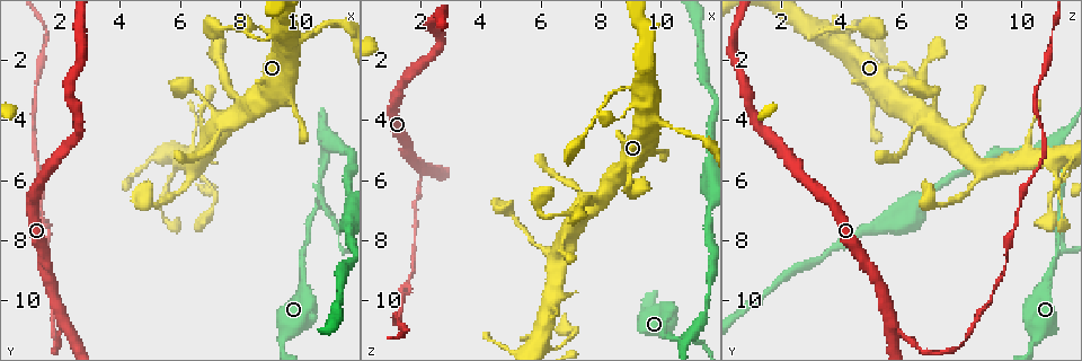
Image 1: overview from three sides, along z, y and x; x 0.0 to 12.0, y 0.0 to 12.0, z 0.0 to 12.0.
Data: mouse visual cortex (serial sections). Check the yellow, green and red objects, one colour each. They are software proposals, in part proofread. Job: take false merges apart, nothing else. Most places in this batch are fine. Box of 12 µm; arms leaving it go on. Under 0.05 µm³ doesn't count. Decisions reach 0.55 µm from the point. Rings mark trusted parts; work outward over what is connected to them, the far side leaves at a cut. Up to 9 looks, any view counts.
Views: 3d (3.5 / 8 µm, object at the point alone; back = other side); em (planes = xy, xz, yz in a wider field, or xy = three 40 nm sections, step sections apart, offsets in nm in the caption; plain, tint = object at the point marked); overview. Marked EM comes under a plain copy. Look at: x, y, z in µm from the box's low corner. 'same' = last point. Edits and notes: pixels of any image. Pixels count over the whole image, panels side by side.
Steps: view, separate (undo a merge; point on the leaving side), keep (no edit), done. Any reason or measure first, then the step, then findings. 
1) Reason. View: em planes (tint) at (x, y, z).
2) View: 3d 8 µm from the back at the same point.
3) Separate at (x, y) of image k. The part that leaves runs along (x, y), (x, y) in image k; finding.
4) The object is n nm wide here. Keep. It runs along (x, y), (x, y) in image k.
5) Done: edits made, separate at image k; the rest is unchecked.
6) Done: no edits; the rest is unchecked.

Four or more arms meet. View: 3d 8 µm at (7.3, 3.7, 7.2).

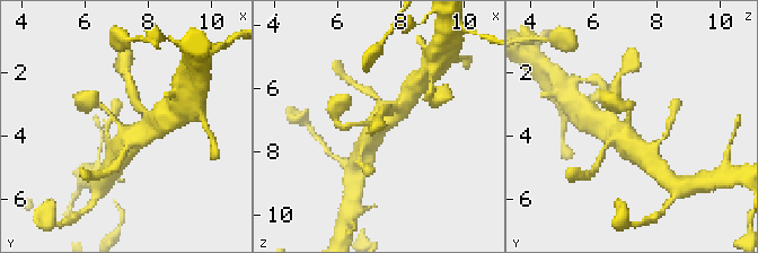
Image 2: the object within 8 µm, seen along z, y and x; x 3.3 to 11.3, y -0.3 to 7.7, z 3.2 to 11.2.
4 arms meet here; the arms are 150, 200, 600, 600 nm wide. View: em xy step 5 (tint) at (7.2, 3.9, 7.1).

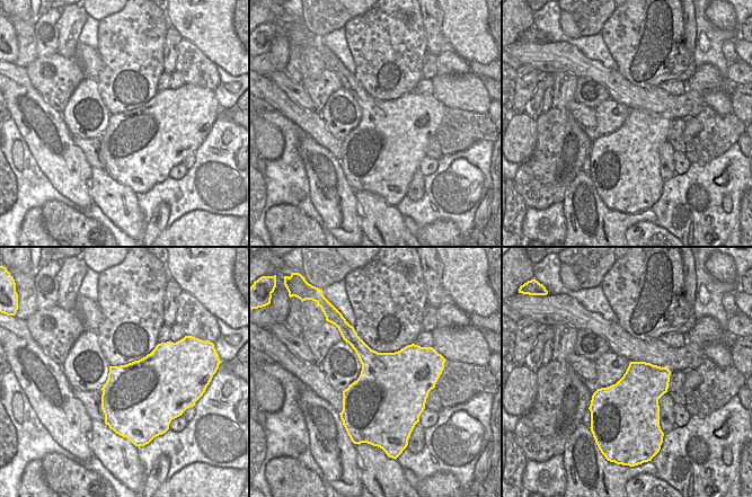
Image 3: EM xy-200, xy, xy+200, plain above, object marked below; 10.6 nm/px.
Keep. It runs along (406, 103), (380, 120), (369, 140) in image 2; one cell here.

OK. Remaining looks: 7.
View: 3d 8 µm at (9.1, 1.2, 3.0).

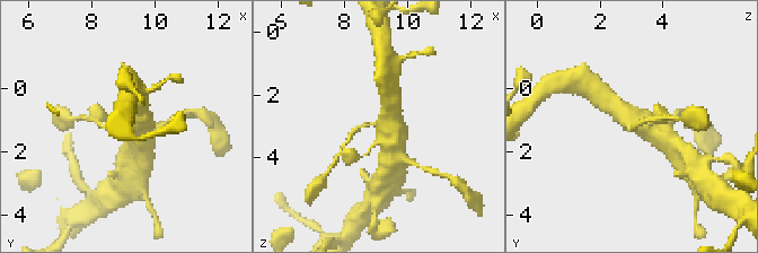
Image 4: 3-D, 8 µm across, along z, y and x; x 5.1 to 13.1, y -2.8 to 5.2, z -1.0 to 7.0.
View: em xy step 3 (tint) at (9.1, 1.2, 3.0).

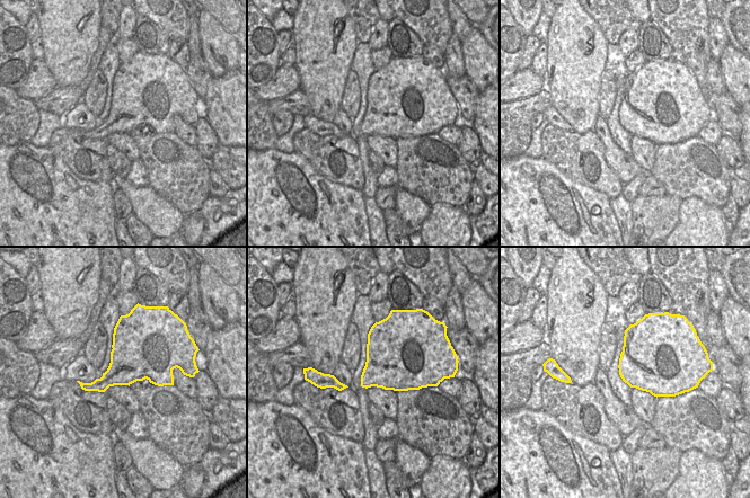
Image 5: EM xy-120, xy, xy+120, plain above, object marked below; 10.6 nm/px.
The object is 600 nm wide here. Keep. It runs along (662, 136), (610, 104) in image 4; all the same cell.

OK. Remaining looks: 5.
Thin neck. View: 3d 3.5 µm at (1.4, 7.1, 9.8).

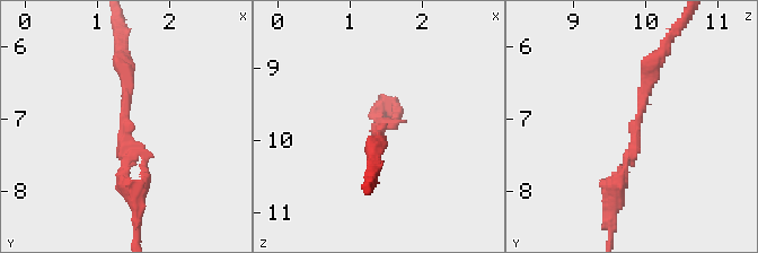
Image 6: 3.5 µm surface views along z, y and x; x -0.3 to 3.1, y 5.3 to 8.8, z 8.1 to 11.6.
The arms are 200, 200 nm wide. View: em planes (tint) at (1.40, 7.10, 9.85).

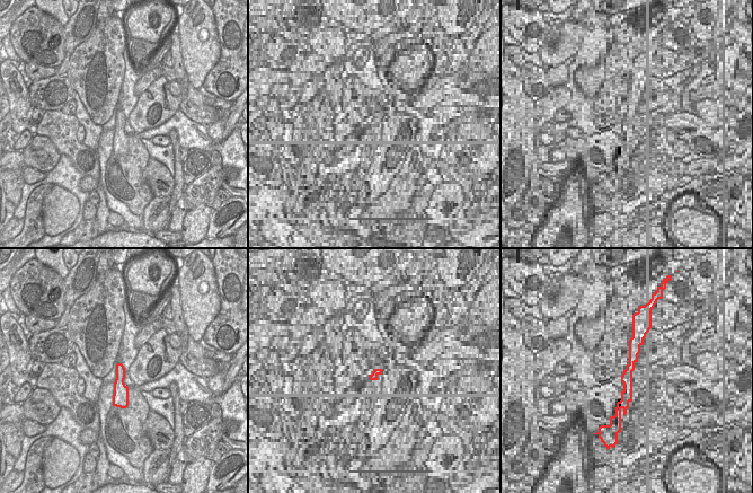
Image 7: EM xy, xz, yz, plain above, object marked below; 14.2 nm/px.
View: em xy step 2 (tint) at the same point.

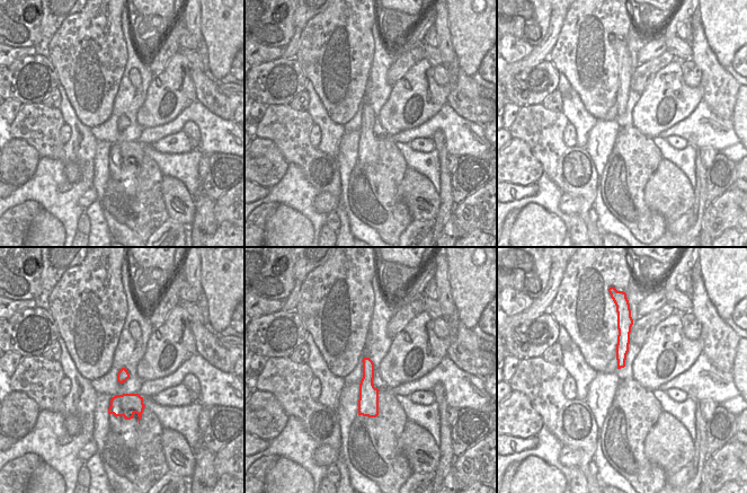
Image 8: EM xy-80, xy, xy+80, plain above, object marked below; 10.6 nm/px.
Keep. It runs along (366, 360), (368, 406), (373, 414) in image 8; all the same cell.

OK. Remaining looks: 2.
Branch point. View: 3d 3.5 µm at (10.6, 6.7, 11.4).

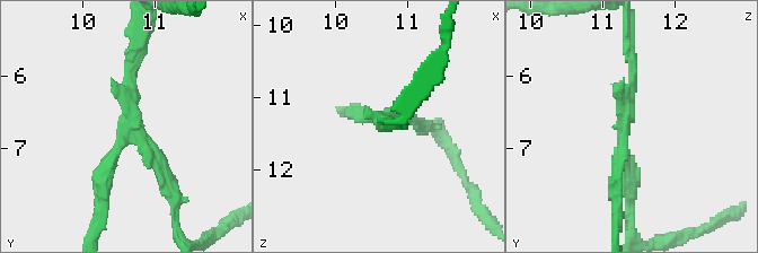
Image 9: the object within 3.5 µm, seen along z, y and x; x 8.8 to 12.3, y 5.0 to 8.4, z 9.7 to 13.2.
3 arms meet here; the arms are 150, 150, 200 nm wide. View: em xy step 1 (tint) at (10.55, 6.75, 11.35).

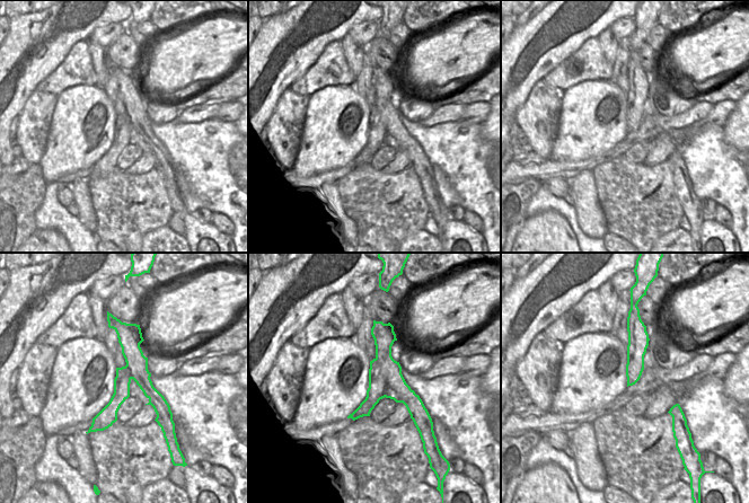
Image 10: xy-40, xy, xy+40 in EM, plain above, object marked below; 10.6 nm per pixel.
The object is 360 nm wide here. Separate at (159, 165) of image 9. The part that leaves runs along (132, 129), (166, 174), (173, 226) in image 9; two cells meet here.

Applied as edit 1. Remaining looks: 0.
Done: edits made, separate at image 9; the rest is unchecked.

